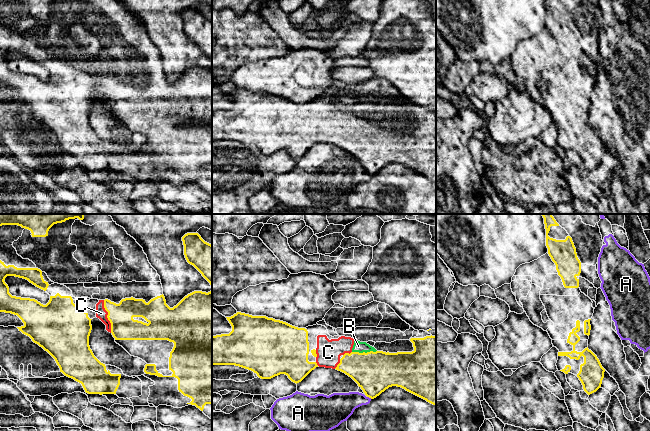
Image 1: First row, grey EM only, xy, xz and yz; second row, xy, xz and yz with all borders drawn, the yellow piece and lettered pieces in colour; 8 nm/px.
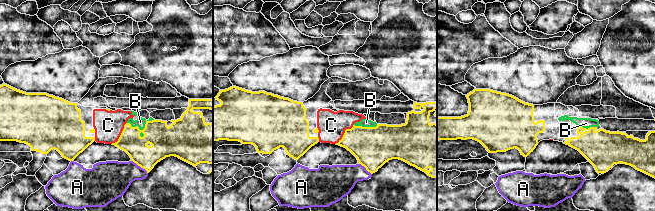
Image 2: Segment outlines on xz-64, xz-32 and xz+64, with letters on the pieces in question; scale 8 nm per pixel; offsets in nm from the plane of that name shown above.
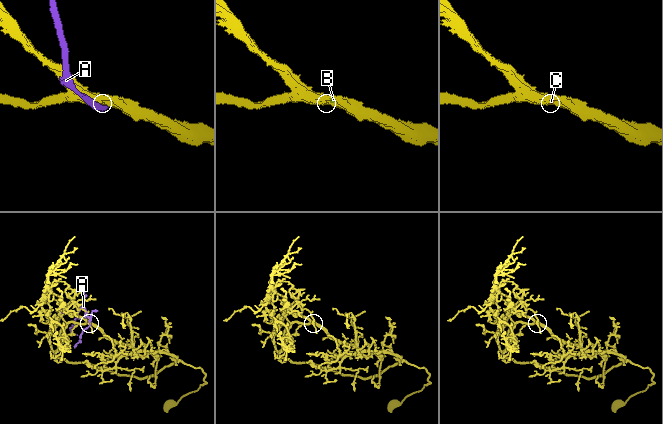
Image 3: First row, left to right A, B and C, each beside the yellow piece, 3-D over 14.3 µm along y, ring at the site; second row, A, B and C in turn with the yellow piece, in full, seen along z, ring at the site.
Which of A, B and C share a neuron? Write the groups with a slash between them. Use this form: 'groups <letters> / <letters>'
groups A / B C

